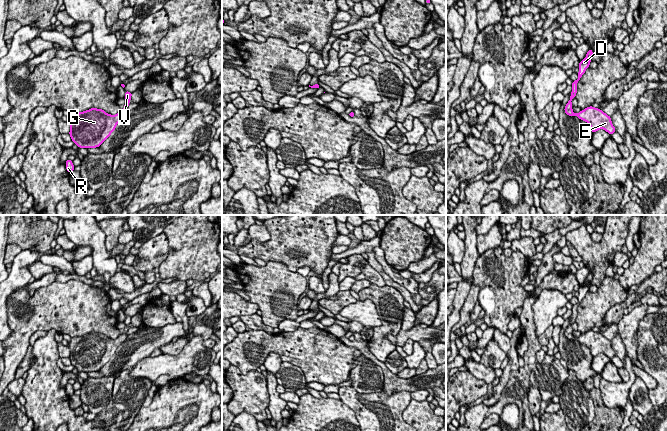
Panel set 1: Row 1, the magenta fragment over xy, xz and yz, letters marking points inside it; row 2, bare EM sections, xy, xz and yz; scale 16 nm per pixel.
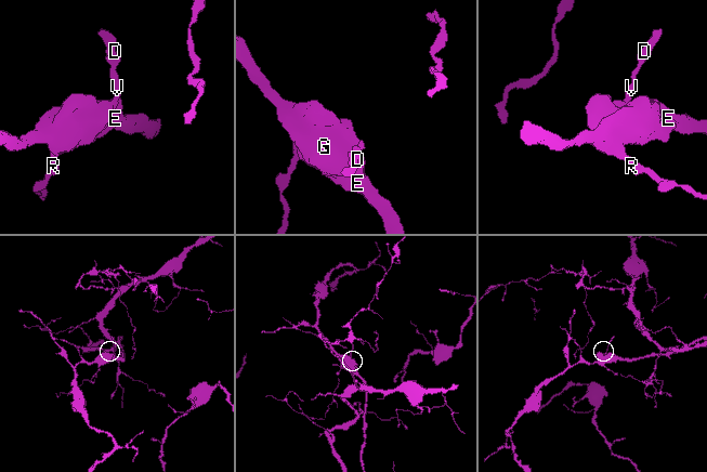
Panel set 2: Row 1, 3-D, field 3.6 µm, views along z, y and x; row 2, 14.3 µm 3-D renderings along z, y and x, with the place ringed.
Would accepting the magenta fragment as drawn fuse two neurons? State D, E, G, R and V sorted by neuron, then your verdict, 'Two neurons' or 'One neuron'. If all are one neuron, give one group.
Groups: D E G R V. One neuron

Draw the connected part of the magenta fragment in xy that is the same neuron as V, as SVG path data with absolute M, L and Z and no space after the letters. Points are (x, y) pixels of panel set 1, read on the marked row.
M125 92L124 109L116 115L106 113L102 109L91 108L89 110L72 113L68 119L70 125L69 135L79 148L96 148L111 135L117 124L126 116L127 107L132 93Z

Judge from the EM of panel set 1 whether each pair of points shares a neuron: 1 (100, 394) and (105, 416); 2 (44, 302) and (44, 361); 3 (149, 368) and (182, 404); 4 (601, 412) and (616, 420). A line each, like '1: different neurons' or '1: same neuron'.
1: different neurons
2: different neurons
3: different neurons
4: same neuron

